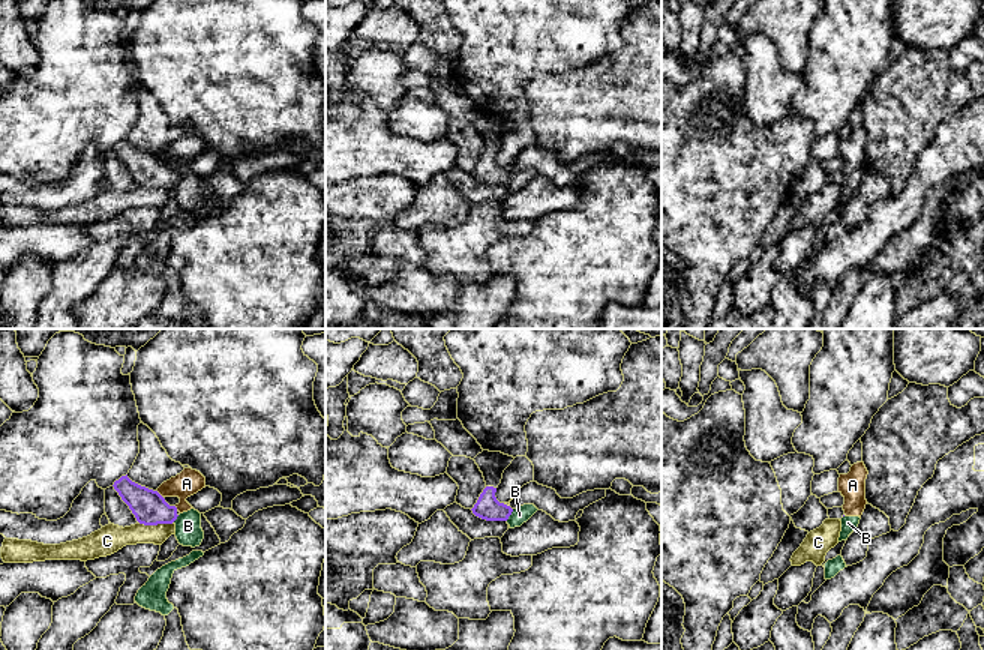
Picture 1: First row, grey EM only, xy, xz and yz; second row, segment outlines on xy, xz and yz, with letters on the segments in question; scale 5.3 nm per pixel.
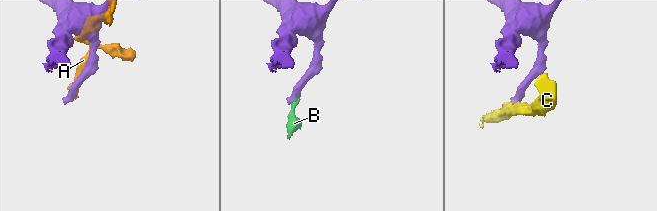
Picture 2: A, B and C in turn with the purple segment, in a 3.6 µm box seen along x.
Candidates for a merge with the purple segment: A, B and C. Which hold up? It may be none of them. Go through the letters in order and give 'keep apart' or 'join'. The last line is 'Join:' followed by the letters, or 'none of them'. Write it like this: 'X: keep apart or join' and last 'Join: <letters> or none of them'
A: keep apart
B: keep apart
C: keep apart
Join: none of them

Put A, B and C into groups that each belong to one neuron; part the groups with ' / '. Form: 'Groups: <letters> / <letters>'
Groups: A B / C

